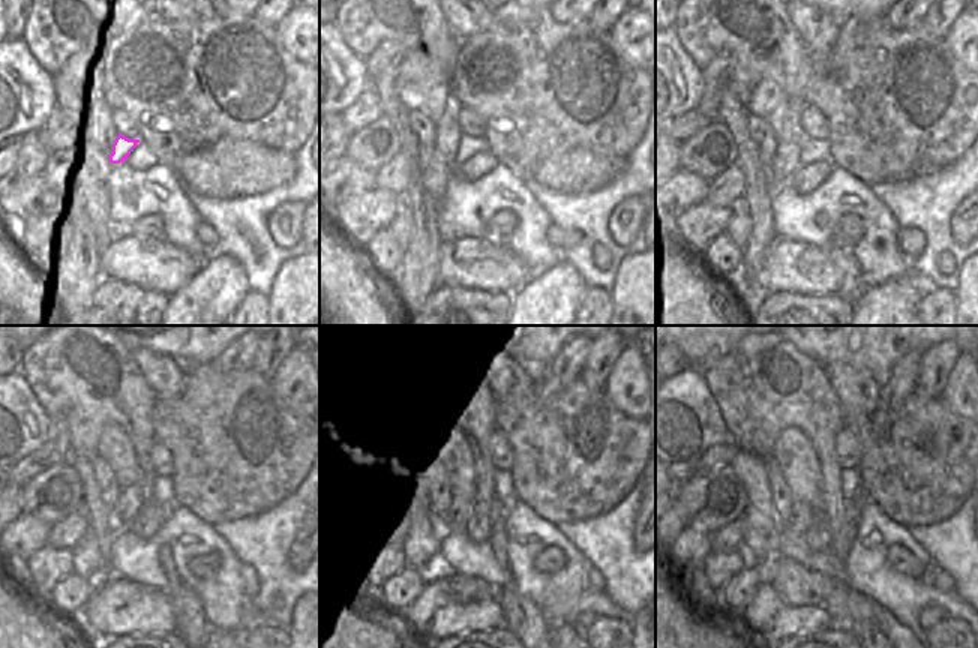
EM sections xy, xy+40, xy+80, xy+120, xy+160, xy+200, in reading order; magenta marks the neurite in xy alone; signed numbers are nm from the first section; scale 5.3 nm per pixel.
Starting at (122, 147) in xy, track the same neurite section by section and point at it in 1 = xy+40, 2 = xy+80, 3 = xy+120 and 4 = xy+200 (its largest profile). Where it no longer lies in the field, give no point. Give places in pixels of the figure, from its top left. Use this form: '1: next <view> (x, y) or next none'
1: next xy+40 (468, 146)
2: next xy+80 (810, 150)
3: next xy+120 (159, 488)
4: next xy+200 (851, 489)

